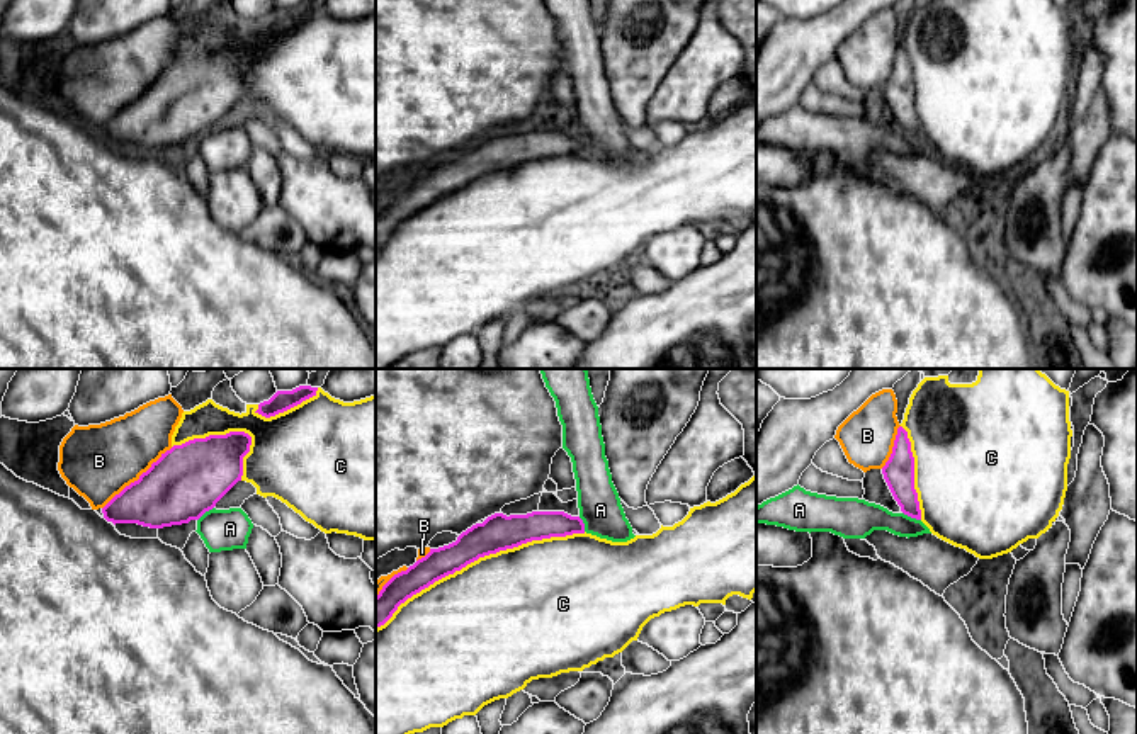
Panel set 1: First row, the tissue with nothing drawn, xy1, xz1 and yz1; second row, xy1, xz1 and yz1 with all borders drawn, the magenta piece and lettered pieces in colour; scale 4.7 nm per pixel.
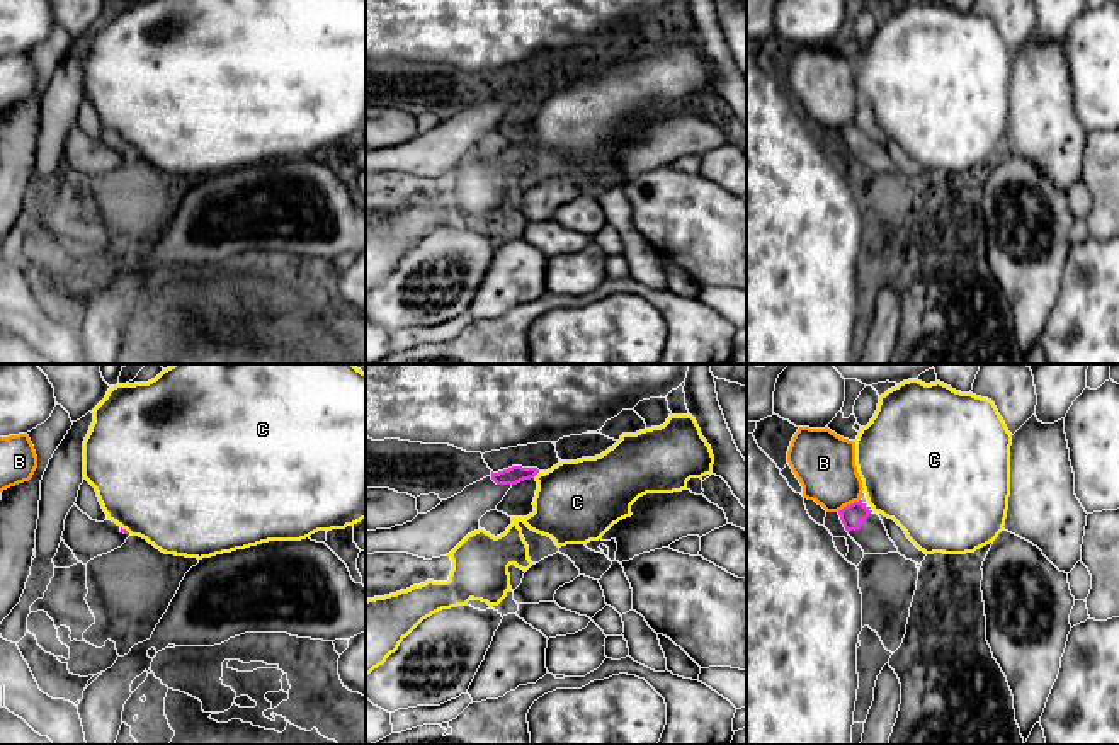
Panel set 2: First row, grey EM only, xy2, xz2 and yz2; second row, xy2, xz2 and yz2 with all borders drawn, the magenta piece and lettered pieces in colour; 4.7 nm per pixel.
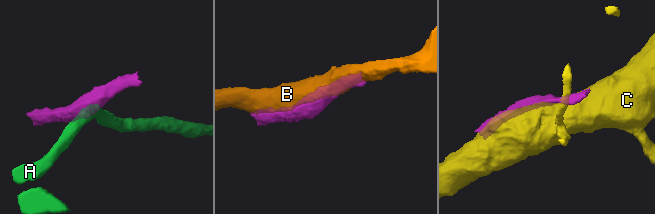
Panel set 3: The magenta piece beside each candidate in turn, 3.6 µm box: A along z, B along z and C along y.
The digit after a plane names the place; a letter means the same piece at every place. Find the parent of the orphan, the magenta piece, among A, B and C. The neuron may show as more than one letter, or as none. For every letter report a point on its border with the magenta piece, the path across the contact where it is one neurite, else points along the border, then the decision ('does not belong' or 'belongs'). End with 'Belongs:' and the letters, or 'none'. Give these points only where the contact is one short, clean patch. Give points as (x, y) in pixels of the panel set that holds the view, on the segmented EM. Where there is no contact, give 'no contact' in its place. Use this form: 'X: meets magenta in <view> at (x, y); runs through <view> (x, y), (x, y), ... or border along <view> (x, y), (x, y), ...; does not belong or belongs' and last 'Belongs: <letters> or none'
A: meets magenta in yz1 at (911, 517); border along yz1 (903, 512), (920, 520); does not belong
B: meets magenta in xy1 at (138, 479); does not belong
C: meets magenta in xz1 at (480, 556); does not belong
Belongs: none

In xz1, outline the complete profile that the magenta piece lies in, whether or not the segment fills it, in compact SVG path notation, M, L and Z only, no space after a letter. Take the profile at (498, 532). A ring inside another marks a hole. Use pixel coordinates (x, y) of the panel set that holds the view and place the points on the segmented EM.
M532 511L510 517L495 513L462 532L455 542L430 549L406 571L394 574L376 596L376 629L384 625L408 598L479 557L532 540L573 534L585 534L585 523L580 517L564 511Z

